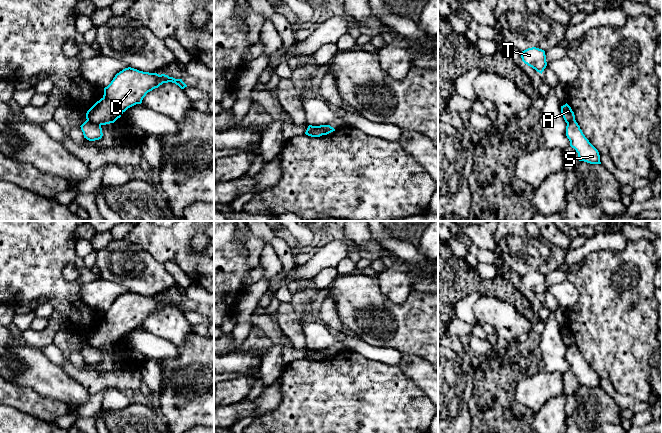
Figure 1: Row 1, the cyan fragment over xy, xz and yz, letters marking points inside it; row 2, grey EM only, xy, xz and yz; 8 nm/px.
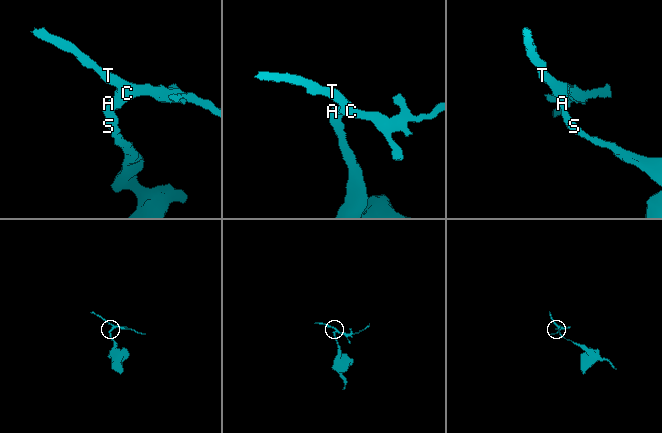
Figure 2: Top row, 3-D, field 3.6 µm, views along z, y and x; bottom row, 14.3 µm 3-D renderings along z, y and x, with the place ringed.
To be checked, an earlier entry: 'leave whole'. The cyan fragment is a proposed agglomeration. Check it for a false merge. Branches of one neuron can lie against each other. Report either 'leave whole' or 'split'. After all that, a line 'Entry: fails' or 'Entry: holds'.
split
Entry: fails

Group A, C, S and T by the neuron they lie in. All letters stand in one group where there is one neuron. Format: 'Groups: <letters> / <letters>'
Groups: A C T / S

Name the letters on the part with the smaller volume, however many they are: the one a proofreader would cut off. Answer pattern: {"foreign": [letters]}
{"foreign": ["A", "C", "T"]}

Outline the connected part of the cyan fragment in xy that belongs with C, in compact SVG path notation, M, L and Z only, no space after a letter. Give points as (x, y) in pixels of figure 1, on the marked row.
M125 68L104 88L103 97L87 111L86 119L98 125L114 123L128 108L141 104L148 92L168 82L187 87L182 79Z

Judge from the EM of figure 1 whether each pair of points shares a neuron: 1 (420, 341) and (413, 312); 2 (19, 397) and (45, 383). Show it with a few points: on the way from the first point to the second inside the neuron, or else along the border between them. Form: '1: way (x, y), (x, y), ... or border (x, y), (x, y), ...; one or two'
1: way (420, 334), (420, 319); one
2: border (23, 386), (27, 389); two

